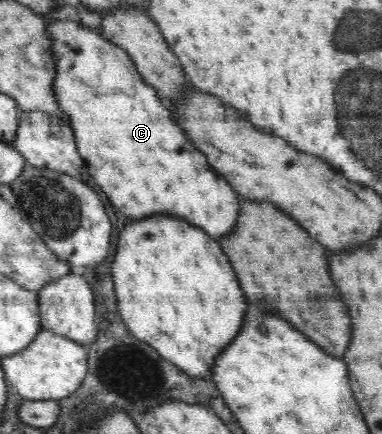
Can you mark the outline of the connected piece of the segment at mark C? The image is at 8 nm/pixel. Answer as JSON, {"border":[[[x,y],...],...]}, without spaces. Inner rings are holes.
{"border":[[[55,21],[47,25],[47,31],[53,37],[53,43],[50,39],[50,53],[55,63],[55,74],[53,80],[54,98],[57,99],[58,106],[63,115],[66,115],[70,121],[70,126],[74,131],[74,138],[77,144],[78,152],[82,157],[82,161],[86,165],[89,175],[95,179],[98,187],[105,191],[105,195],[109,197],[109,201],[113,203],[113,207],[117,207],[127,219],[141,219],[141,215],[151,215],[151,213],[171,213],[173,216],[180,217],[182,220],[193,223],[195,227],[205,227],[205,231],[212,237],[213,240],[219,241],[221,237],[226,236],[227,231],[233,229],[233,223],[237,221],[237,203],[235,199],[234,189],[227,183],[223,176],[216,173],[216,171],[208,164],[208,159],[204,153],[201,153],[187,138],[184,131],[179,127],[172,118],[169,108],[162,103],[162,99],[157,96],[155,88],[145,83],[141,78],[141,74],[137,71],[133,60],[129,54],[125,52],[124,48],[117,46],[112,41],[105,41],[97,31],[83,27],[75,21]]]}

